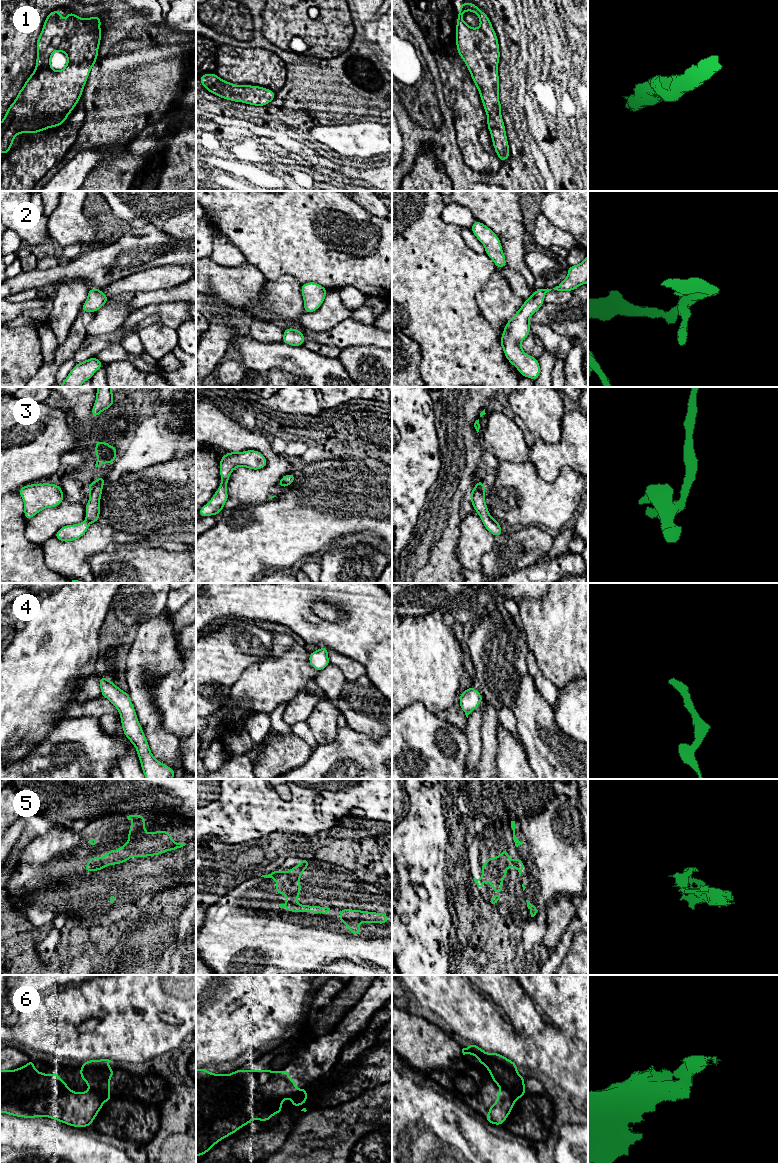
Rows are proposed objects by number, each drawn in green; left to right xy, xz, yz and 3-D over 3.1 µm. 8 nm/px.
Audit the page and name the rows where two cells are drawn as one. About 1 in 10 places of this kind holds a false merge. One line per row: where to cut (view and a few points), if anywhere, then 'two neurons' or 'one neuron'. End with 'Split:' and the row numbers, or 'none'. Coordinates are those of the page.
1: cut none; one neuron
2: cut none; one neuron
3: cut none; one neuron
4: cut none; one neuron
5: cut none; one neuron
6: cut none; one neuron
Split: none

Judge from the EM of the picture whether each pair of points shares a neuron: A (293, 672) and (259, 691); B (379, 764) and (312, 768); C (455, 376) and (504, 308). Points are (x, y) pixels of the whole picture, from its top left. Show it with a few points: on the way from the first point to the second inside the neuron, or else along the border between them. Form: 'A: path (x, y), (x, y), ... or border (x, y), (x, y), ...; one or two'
A: path (285, 676), (267, 684); one
B: path (362, 765), (341, 765), (329, 768); one
C: border (478, 305), (479, 311), (492, 327), (498, 340); two

